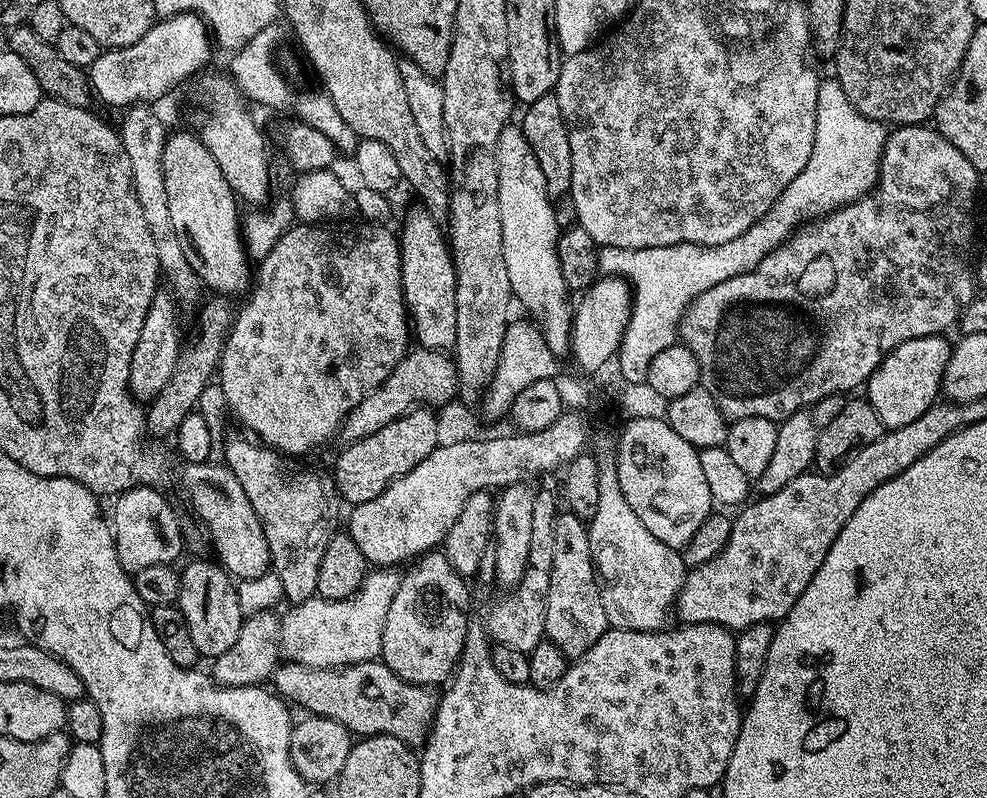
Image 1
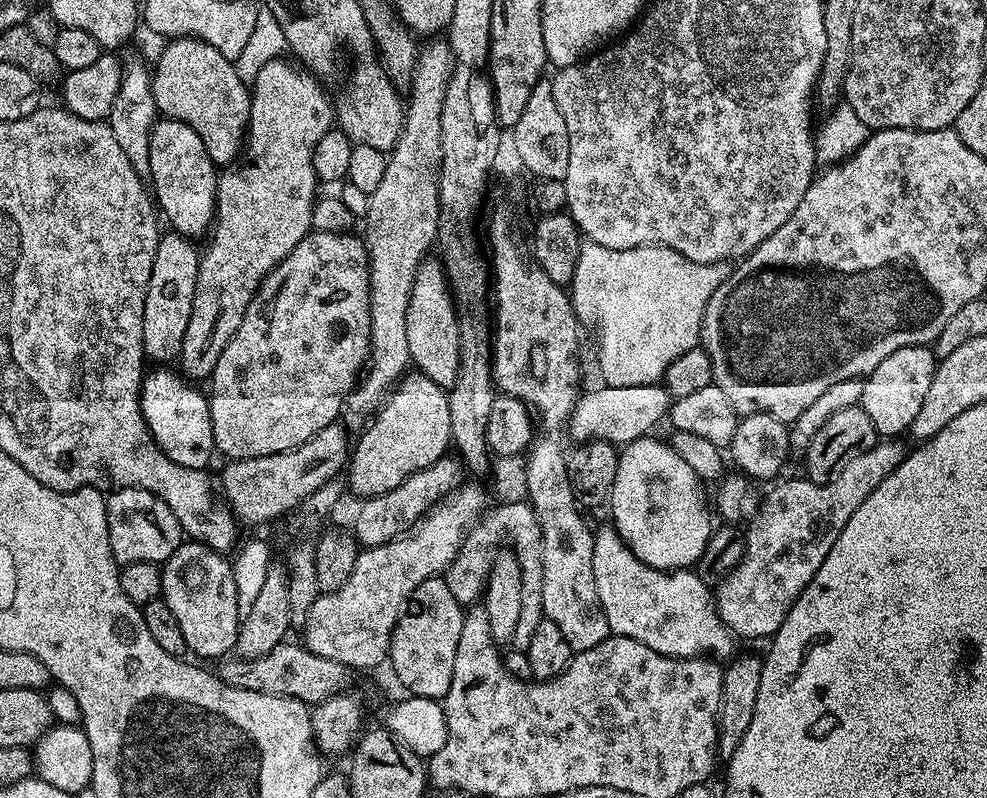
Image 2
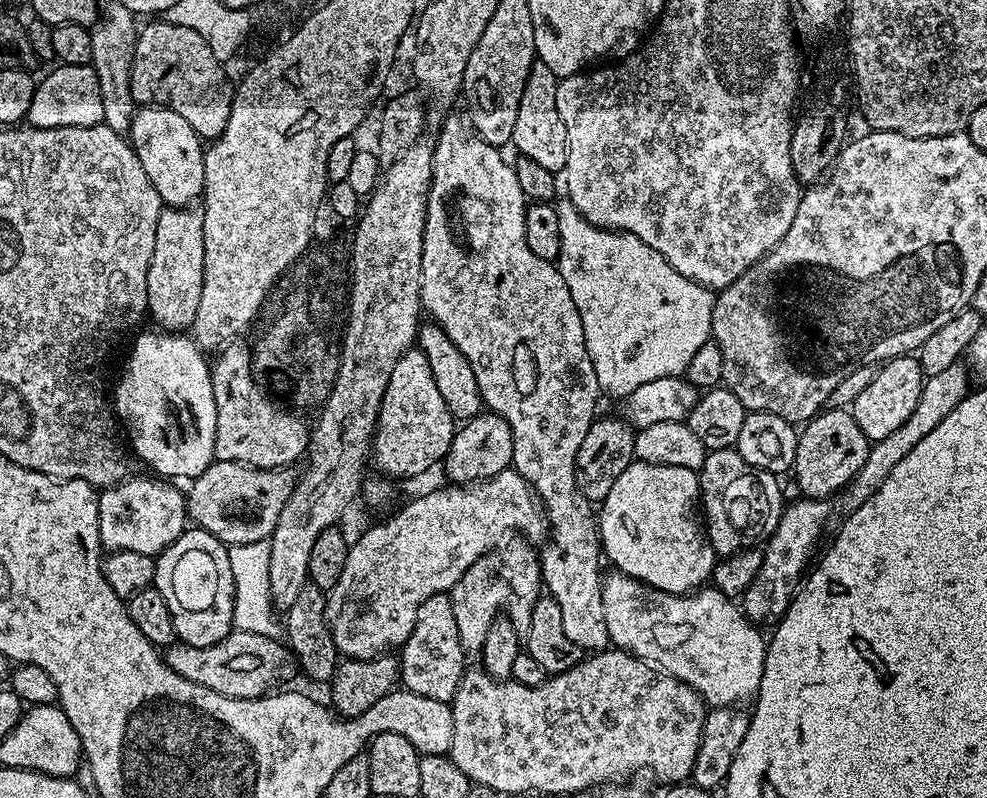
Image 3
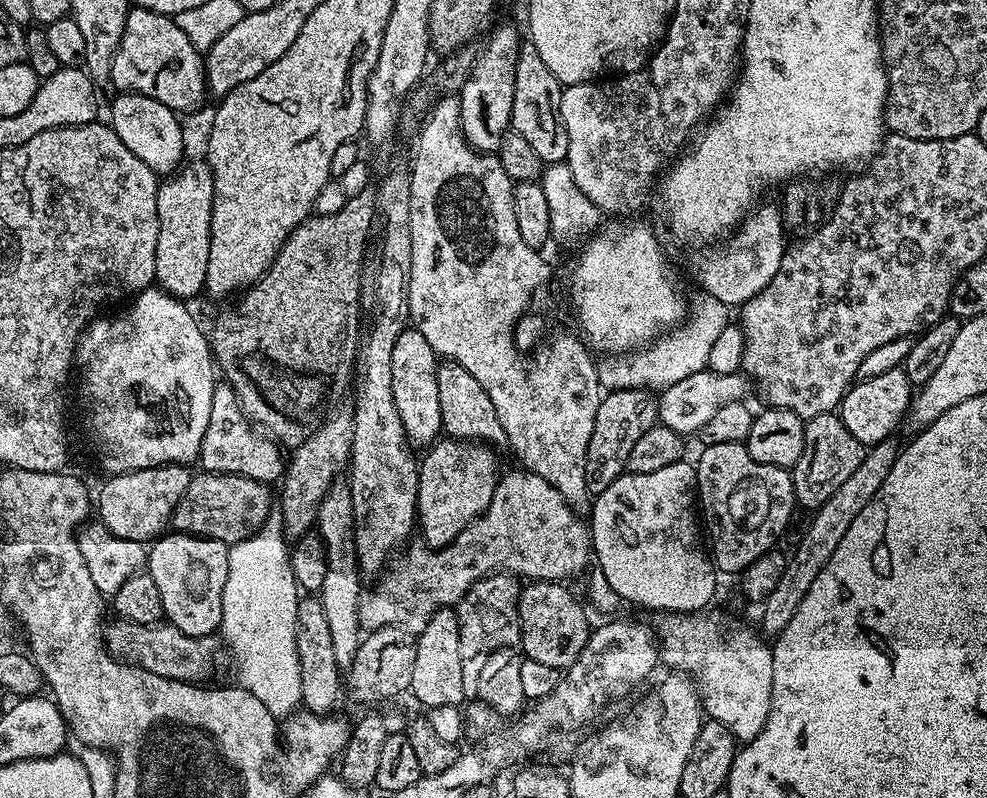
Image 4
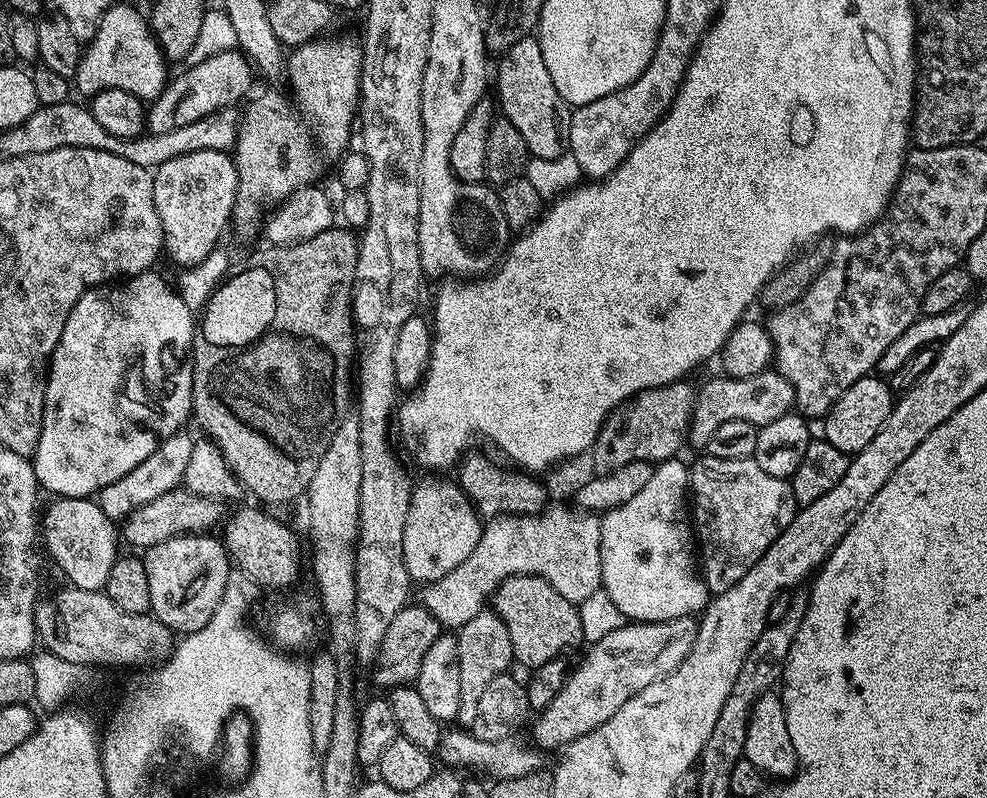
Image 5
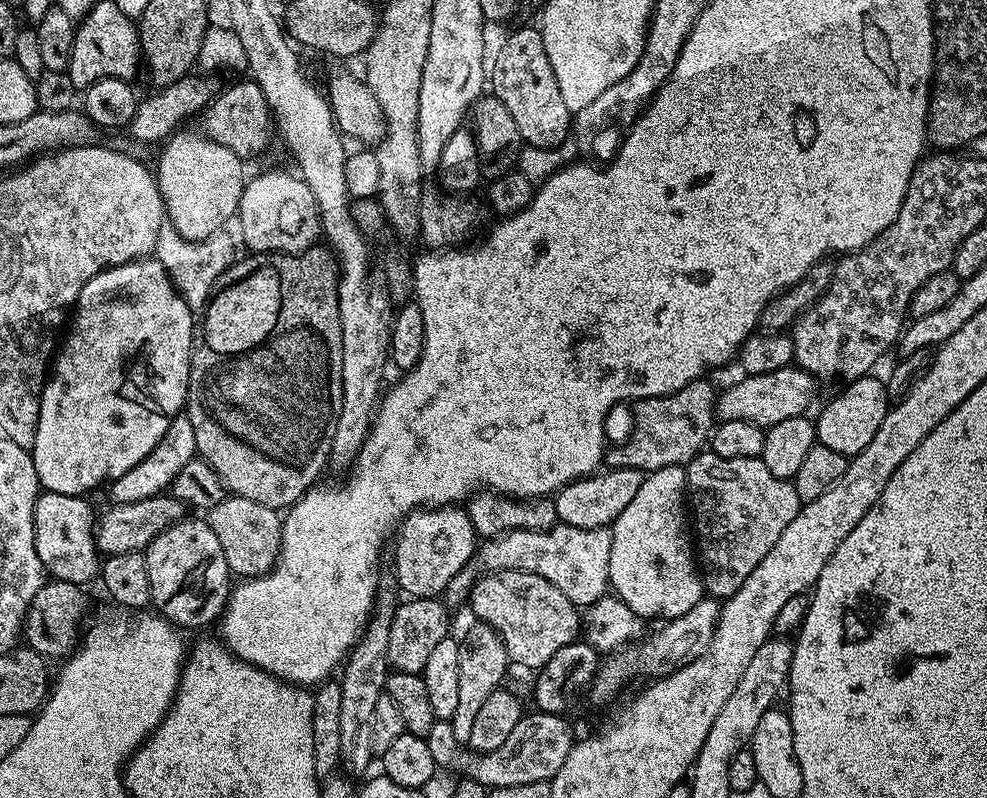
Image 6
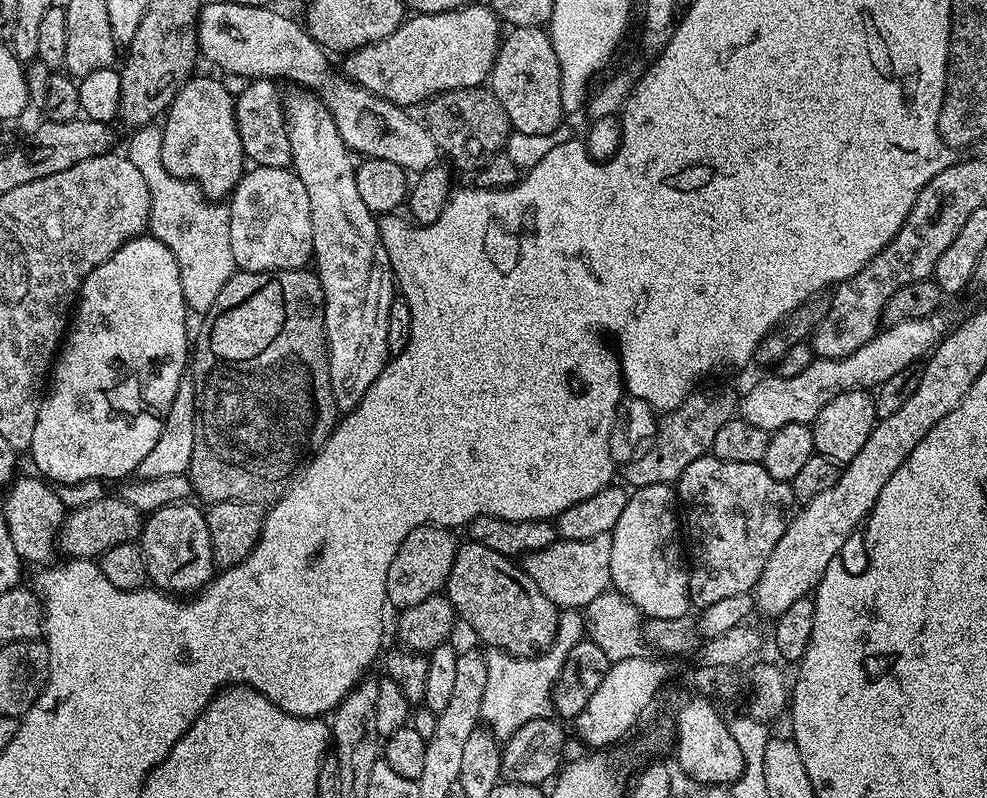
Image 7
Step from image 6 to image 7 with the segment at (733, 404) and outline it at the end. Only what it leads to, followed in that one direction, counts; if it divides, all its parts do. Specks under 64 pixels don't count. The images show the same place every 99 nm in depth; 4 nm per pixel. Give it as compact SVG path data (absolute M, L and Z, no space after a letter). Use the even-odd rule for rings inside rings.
M937 314L921 320L898 322L877 332L874 338L870 338L870 342L866 342L866 346L854 350L854 354L848 354L846 358L813 358L810 366L806 366L802 374L794 374L794 378L773 374L758 381L745 396L743 393L739 397L739 419L770 434L791 424L812 425L822 406L826 406L826 402L834 402L838 394L855 388L875 390L882 382L886 382L886 378L894 378L898 370L919 365L949 331L950 324L942 317Z

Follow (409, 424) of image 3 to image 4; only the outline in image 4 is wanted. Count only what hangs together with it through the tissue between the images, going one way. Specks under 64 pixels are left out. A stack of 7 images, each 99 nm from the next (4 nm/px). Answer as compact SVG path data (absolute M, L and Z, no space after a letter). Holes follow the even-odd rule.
M406 326L394 342L394 406L398 406L398 418L404 423L404 429L413 445L428 446L441 435L442 410L438 406L438 378L436 366L438 357L435 350L426 342L422 334L411 326Z

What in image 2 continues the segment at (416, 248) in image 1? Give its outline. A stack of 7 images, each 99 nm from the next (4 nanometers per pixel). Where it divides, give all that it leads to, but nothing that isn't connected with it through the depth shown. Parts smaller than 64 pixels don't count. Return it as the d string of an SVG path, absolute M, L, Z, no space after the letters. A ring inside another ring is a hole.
M425 258L420 261L414 278L414 290L410 290L410 306L406 306L406 343L410 345L410 361L415 371L421 372L430 382L445 390L452 389L458 380L460 364L460 322L457 305L449 287L448 275L439 259Z

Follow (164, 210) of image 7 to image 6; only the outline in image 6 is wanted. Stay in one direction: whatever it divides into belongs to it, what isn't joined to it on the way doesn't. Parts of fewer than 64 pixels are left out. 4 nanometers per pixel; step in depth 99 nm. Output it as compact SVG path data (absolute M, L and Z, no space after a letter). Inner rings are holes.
M165 222L158 234L154 259L166 270L172 284L180 291L181 298L193 314L203 313L208 307L212 293L220 283L220 275L234 262L232 240L226 233L227 231L221 230L205 240L187 240L170 223Z

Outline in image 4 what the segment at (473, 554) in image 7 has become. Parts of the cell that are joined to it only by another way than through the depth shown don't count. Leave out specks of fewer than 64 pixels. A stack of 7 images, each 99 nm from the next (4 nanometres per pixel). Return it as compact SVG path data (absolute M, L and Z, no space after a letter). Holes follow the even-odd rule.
M534 580L525 583L520 589L518 614L520 615L520 642L519 647L523 655L534 662L542 662L546 666L566 670L576 661L578 654L582 654L582 646L586 646L590 623L584 613L585 605L576 601L574 593L563 583L554 580Z

